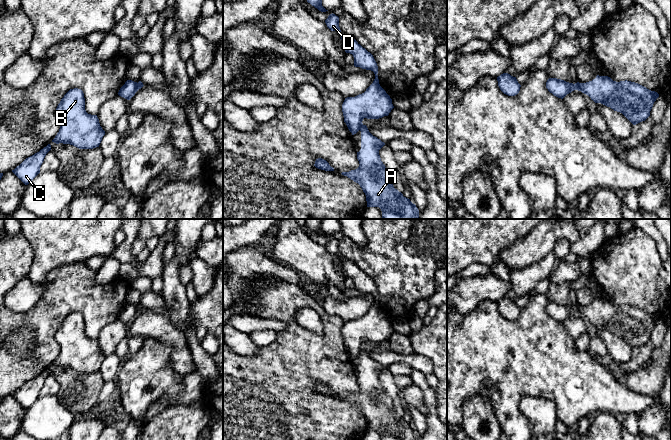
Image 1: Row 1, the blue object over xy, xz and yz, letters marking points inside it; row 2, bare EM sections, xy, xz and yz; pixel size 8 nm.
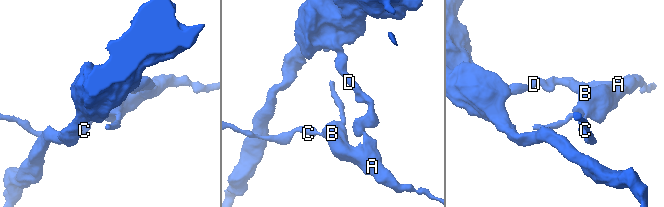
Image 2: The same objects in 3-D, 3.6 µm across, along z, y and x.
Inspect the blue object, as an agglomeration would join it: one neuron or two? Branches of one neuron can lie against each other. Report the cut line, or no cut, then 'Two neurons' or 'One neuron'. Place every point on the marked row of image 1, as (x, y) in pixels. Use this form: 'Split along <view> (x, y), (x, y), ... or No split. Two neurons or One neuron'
Split along yz (579, 83), (581, 90). Two neurons

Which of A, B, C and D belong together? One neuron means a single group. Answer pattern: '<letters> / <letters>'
A B C / D

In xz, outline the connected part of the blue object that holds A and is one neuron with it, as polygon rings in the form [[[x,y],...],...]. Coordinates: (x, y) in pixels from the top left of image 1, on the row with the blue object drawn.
[[[363,125],[360,131],[361,149],[357,152],[357,159],[360,165],[355,170],[342,172],[341,174],[360,185],[366,195],[367,207],[379,207],[382,211],[383,219],[420,219],[416,205],[394,188],[393,177],[381,161],[379,150],[385,143],[373,136],[366,125]]]

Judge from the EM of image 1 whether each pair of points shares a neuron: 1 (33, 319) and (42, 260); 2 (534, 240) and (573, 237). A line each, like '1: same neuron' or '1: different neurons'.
1: different neurons
2: same neuron

